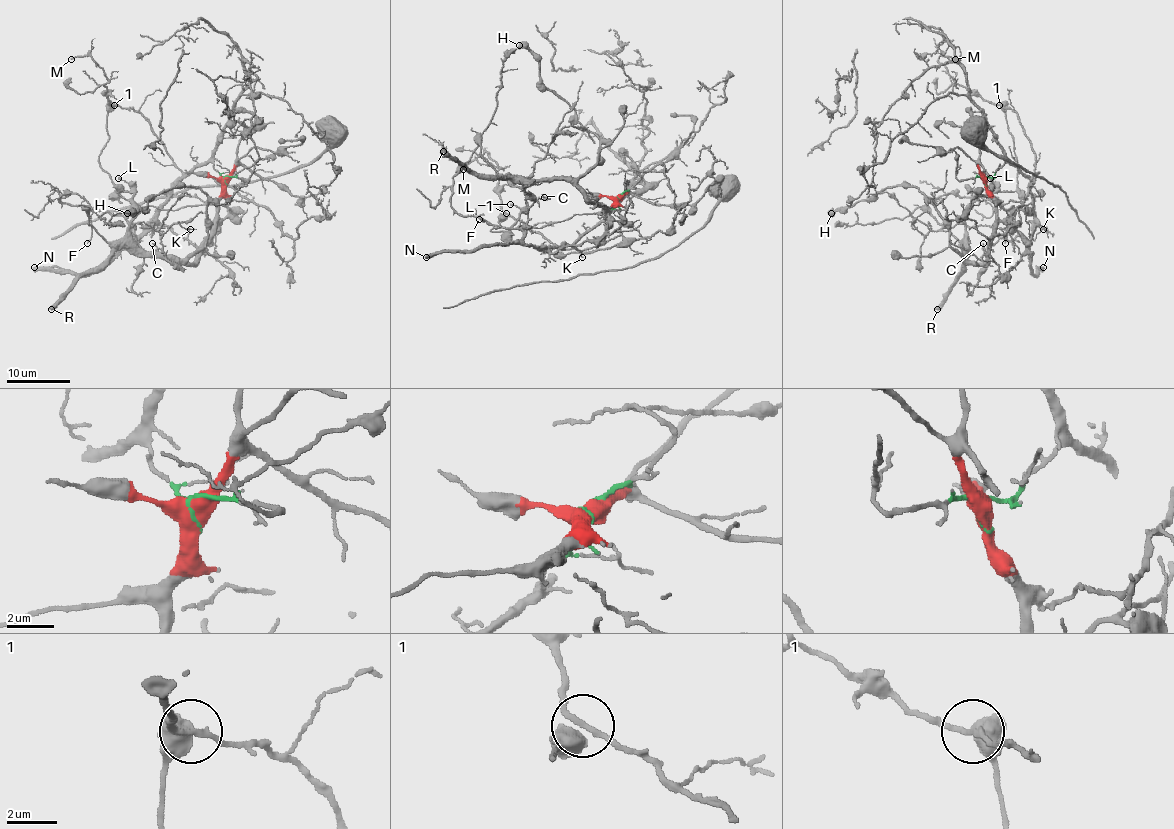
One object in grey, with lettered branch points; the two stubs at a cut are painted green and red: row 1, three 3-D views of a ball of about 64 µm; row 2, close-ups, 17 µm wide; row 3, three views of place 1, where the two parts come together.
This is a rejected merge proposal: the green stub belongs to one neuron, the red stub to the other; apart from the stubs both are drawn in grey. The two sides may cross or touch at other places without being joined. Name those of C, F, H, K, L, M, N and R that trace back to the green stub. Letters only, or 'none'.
C, F, K, M, N

